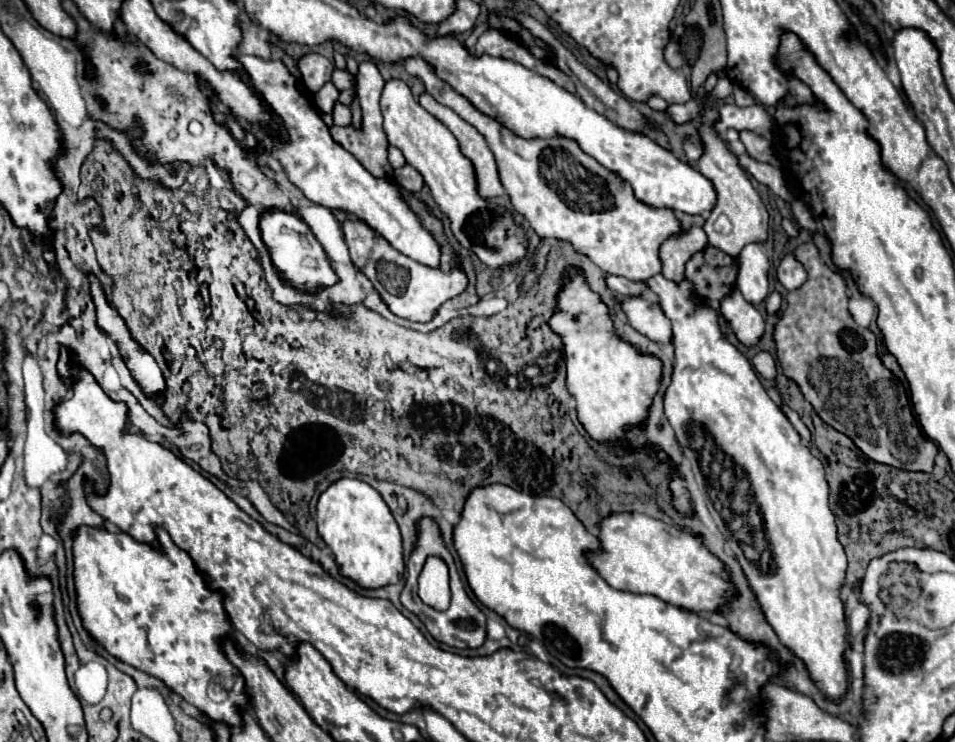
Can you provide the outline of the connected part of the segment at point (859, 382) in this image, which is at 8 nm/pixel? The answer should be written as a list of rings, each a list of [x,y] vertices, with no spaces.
[[[814,243],[796,247],[794,255],[806,267],[808,281],[786,295],[788,309],[774,331],[784,373],[800,385],[820,419],[854,439],[870,459],[906,471],[930,473],[938,447],[922,435],[904,385],[880,361],[874,333],[858,327],[852,319],[846,281],[820,259]]]

